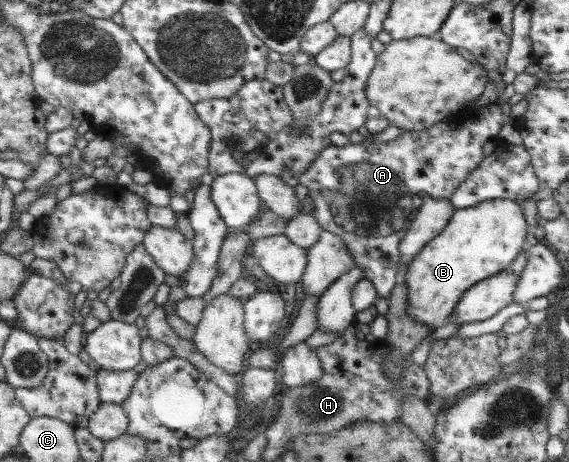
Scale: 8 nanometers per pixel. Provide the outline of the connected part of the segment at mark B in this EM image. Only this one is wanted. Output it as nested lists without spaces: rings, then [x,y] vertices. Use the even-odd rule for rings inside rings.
[[[493,199],[493,200],[483,200],[471,207],[454,209],[451,214],[451,218],[449,218],[449,222],[431,241],[428,241],[409,261],[406,265],[406,270],[402,275],[400,281],[406,285],[406,314],[410,315],[412,319],[418,321],[423,325],[428,325],[428,327],[437,327],[437,323],[441,321],[441,319],[448,319],[454,310],[455,305],[457,305],[458,299],[461,297],[461,294],[469,289],[474,283],[477,281],[481,281],[481,279],[485,279],[486,277],[491,277],[496,273],[502,272],[505,269],[508,269],[513,259],[517,253],[519,253],[522,248],[526,247],[526,243],[524,241],[525,234],[527,231],[530,231],[530,228],[525,224],[525,218],[523,218],[522,214],[522,206],[518,206],[513,200],[507,199]]]

